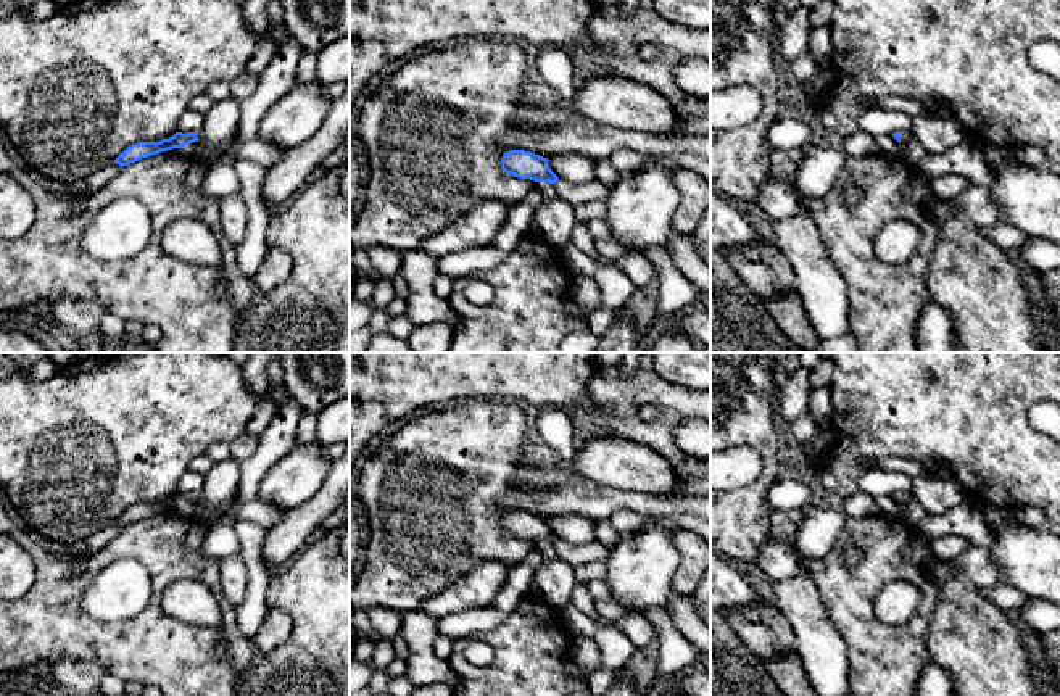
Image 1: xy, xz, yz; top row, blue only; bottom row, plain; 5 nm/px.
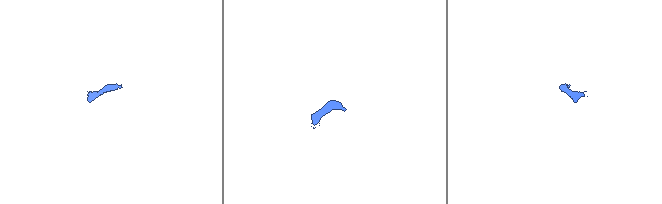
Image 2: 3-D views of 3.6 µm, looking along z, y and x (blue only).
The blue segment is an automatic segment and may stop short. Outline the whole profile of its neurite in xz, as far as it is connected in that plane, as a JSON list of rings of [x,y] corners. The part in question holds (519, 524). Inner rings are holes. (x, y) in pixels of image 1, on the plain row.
[[[525,511],[506,512],[501,519],[501,530],[519,540],[530,540],[535,543],[549,543],[556,548],[557,557],[577,567],[586,562],[606,562],[611,549],[599,543],[591,541],[583,546],[573,546],[559,540],[549,528],[548,519]]]

